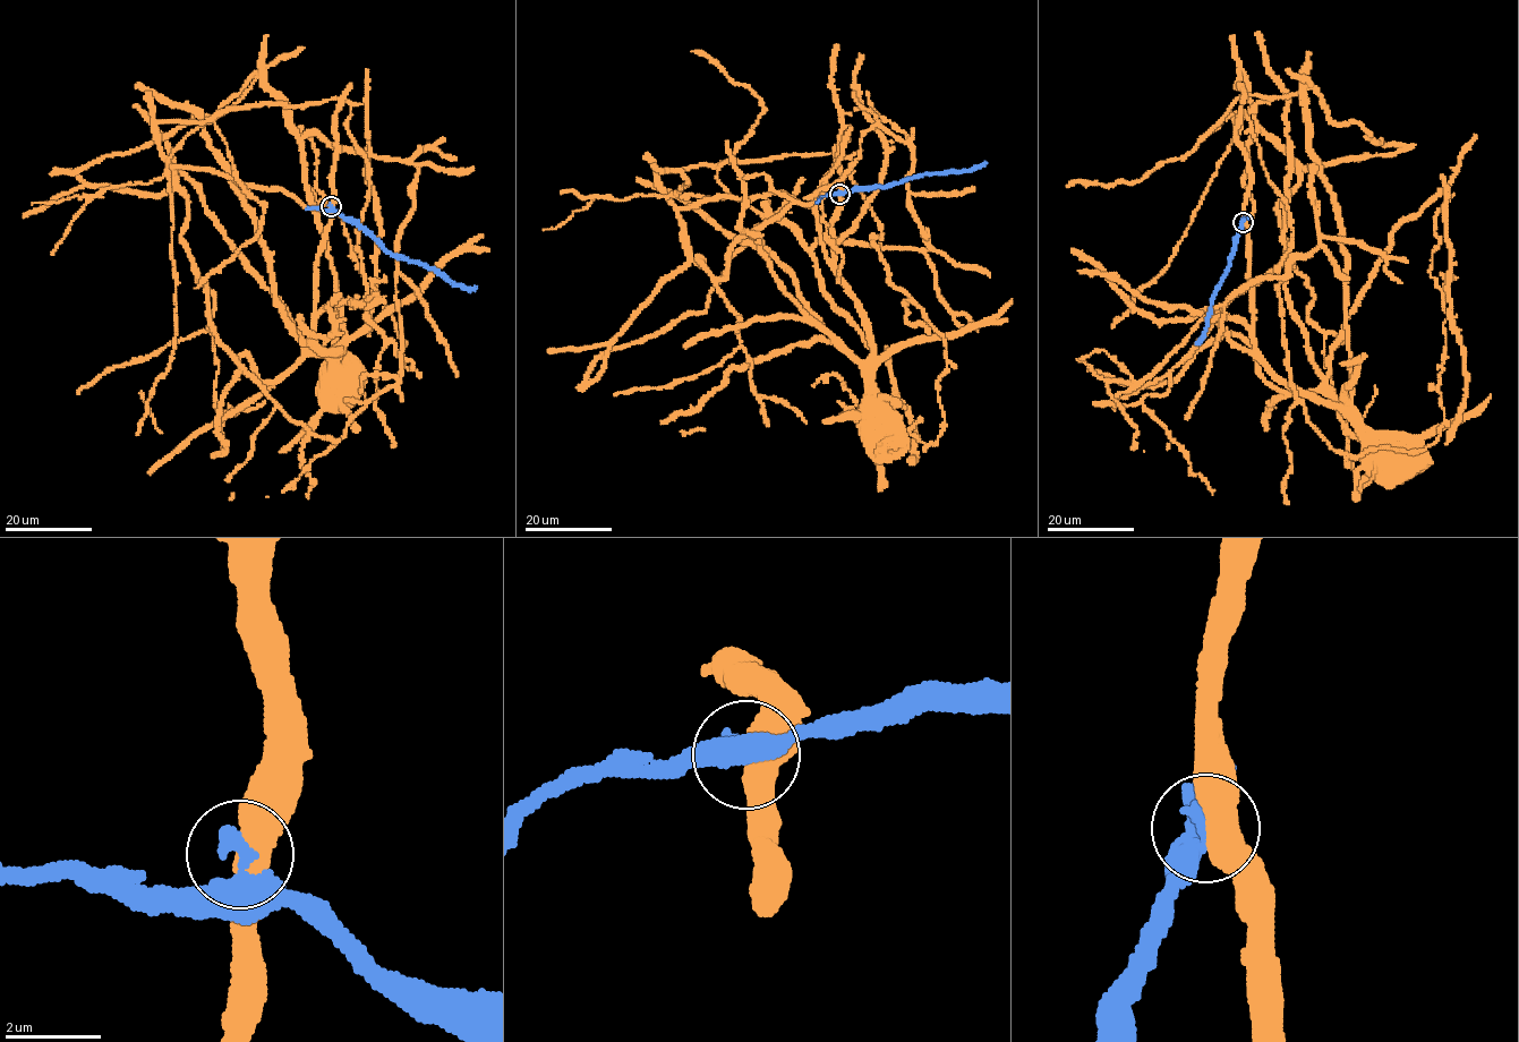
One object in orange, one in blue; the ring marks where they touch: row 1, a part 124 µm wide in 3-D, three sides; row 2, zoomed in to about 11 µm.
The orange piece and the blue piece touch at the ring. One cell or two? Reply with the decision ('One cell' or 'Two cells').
One cell

